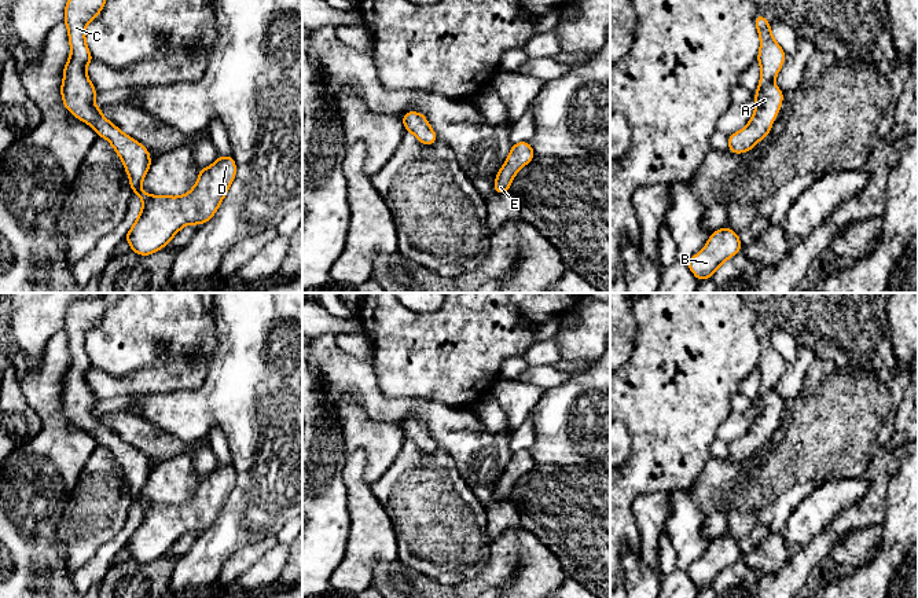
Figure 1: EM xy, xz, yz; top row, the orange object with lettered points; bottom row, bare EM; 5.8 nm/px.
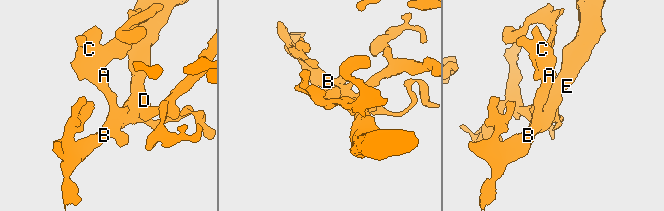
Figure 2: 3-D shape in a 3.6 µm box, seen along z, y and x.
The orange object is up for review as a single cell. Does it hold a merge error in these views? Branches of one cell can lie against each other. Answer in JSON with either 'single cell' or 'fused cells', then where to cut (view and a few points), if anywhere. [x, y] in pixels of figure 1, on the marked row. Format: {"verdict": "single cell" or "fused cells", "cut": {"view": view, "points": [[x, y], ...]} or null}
{"verdict": "single cell", "cut": null}

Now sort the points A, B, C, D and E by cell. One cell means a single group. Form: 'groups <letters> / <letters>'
groups A B C D E

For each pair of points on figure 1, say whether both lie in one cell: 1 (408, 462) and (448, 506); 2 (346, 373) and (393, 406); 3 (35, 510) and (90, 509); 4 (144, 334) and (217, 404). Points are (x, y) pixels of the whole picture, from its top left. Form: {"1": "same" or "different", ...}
{"1": "same", "2": "same", "3": "different", "4": "different"}

